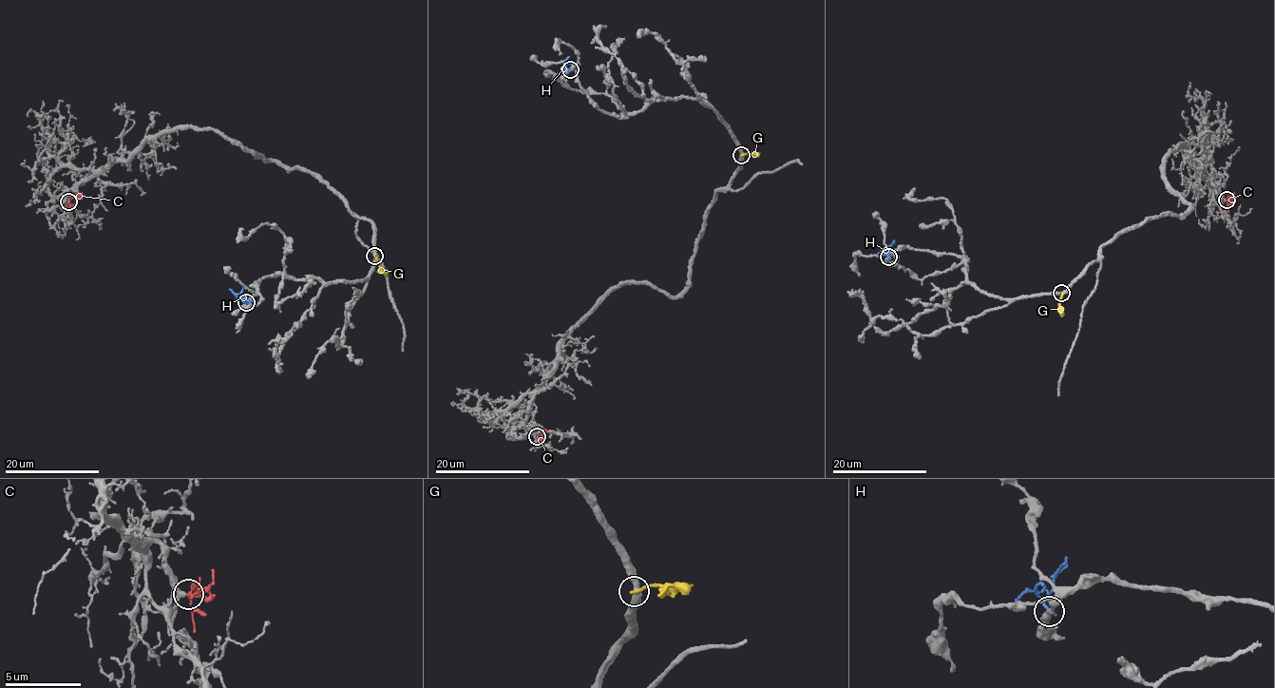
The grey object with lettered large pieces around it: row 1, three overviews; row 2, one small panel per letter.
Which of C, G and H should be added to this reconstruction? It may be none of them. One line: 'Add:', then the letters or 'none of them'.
Add: C

